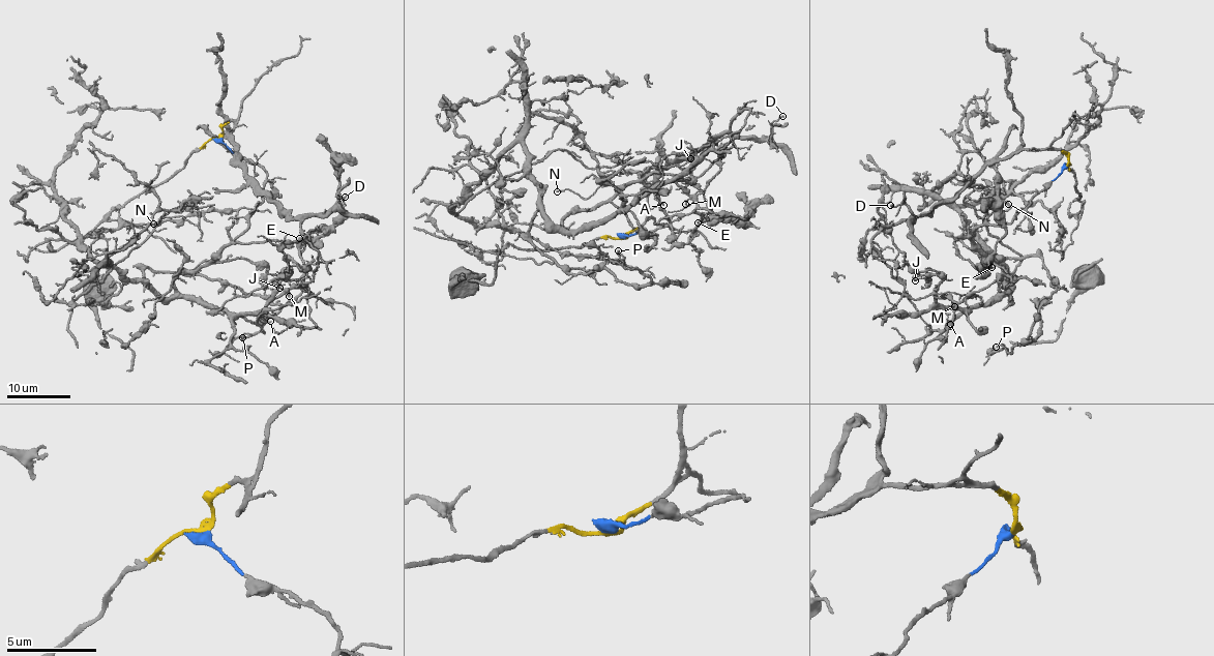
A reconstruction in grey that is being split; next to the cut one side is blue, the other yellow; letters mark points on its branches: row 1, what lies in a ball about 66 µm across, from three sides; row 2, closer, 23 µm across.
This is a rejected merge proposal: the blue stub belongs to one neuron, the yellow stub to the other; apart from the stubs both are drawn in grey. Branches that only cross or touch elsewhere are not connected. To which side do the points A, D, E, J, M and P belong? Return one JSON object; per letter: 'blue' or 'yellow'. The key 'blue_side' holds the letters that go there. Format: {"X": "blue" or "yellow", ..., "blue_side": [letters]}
{"A": "blue", "D": "yellow", "E": "blue", "J": "blue", "M": "yellow", "P": "blue", "blue_side": ["A", "E", "J", "P"]}

